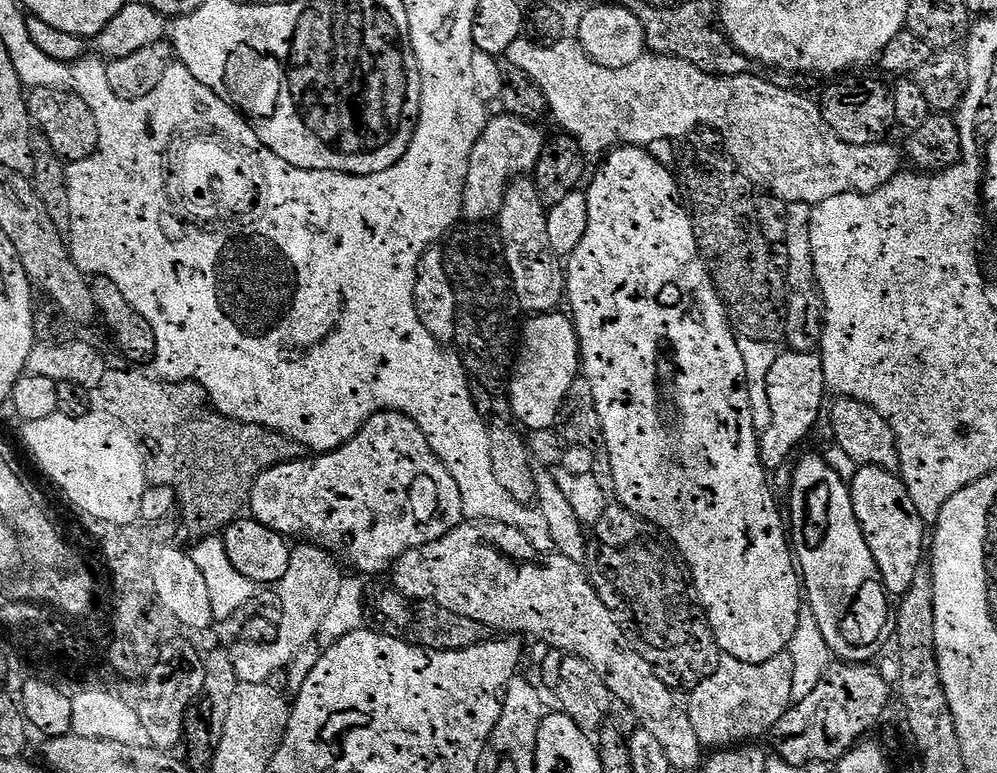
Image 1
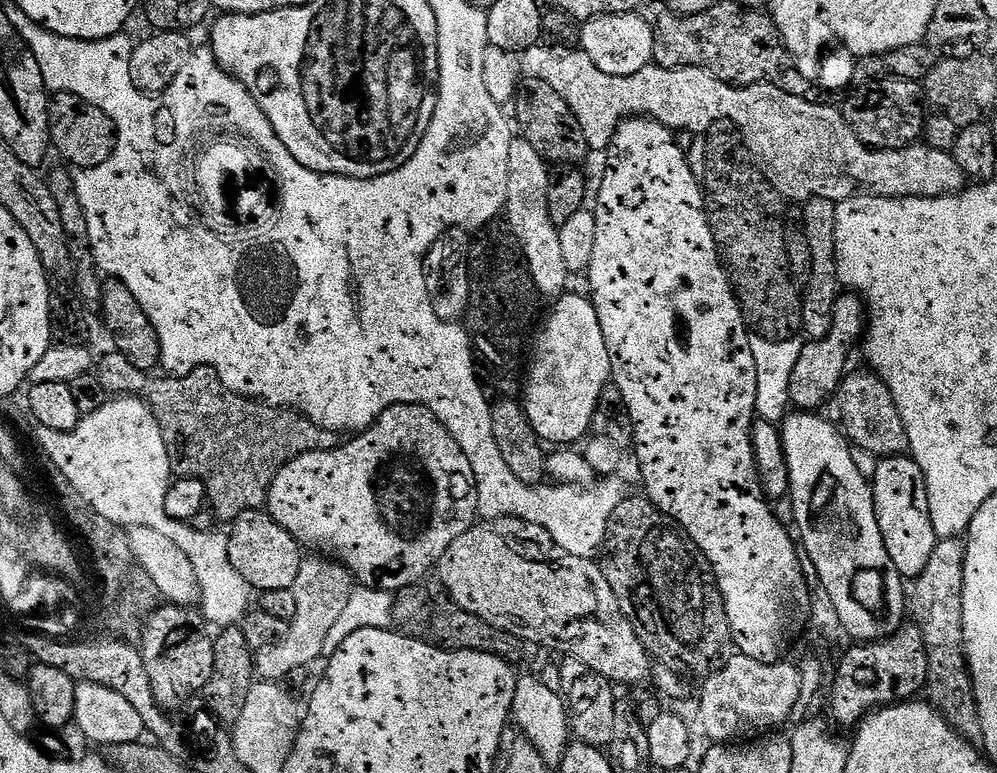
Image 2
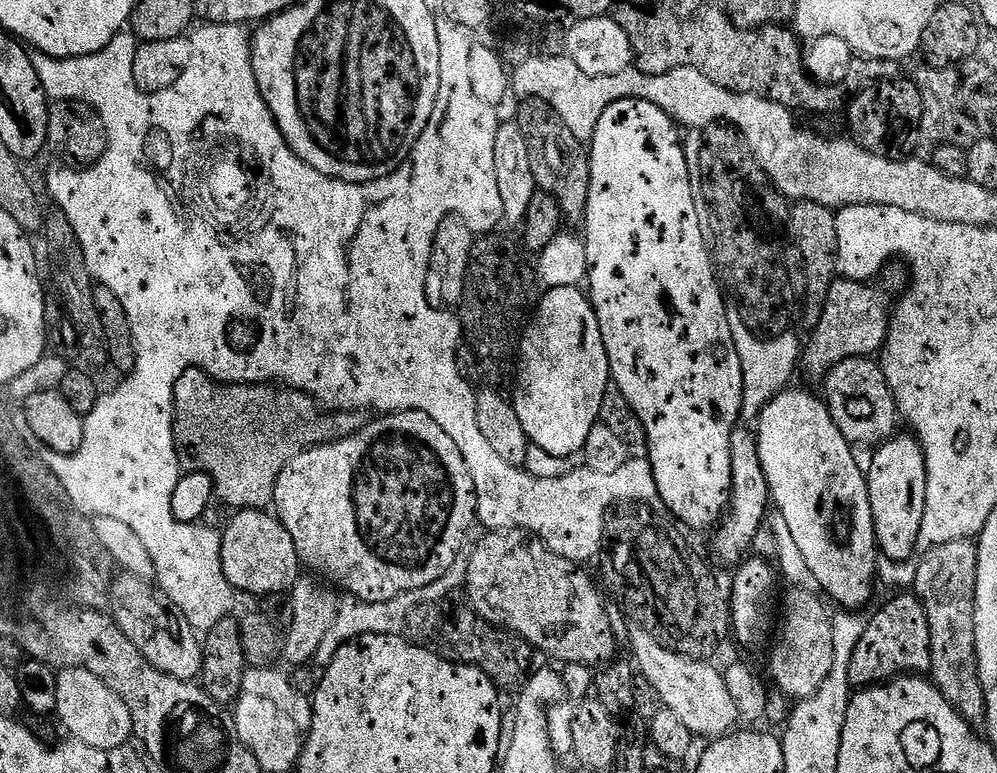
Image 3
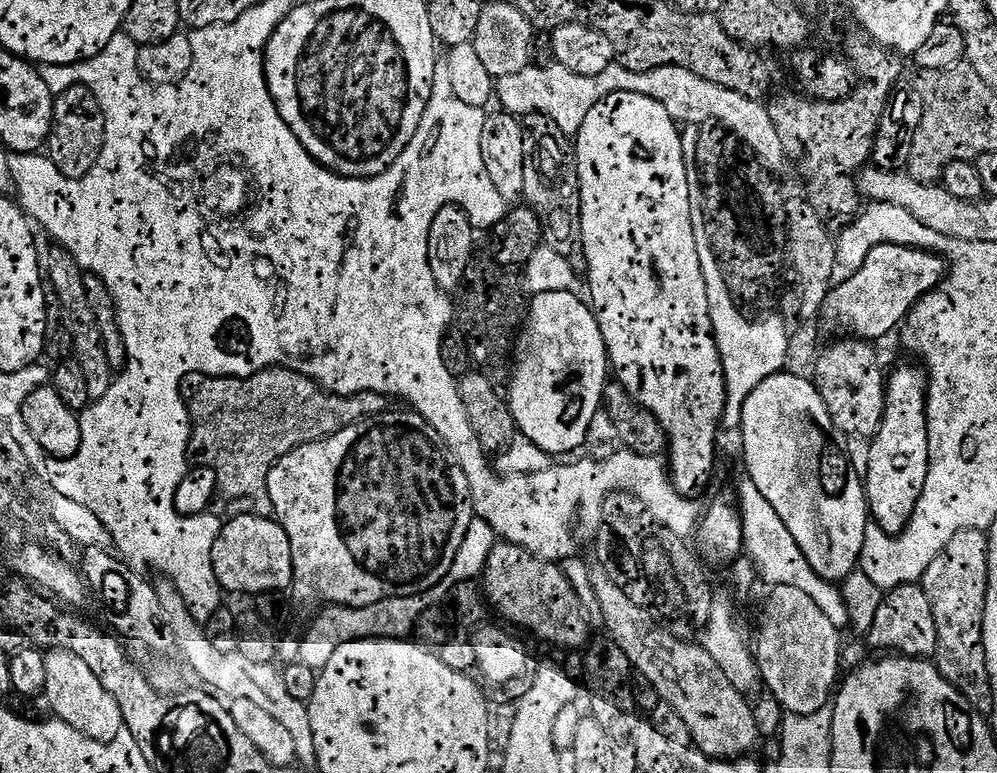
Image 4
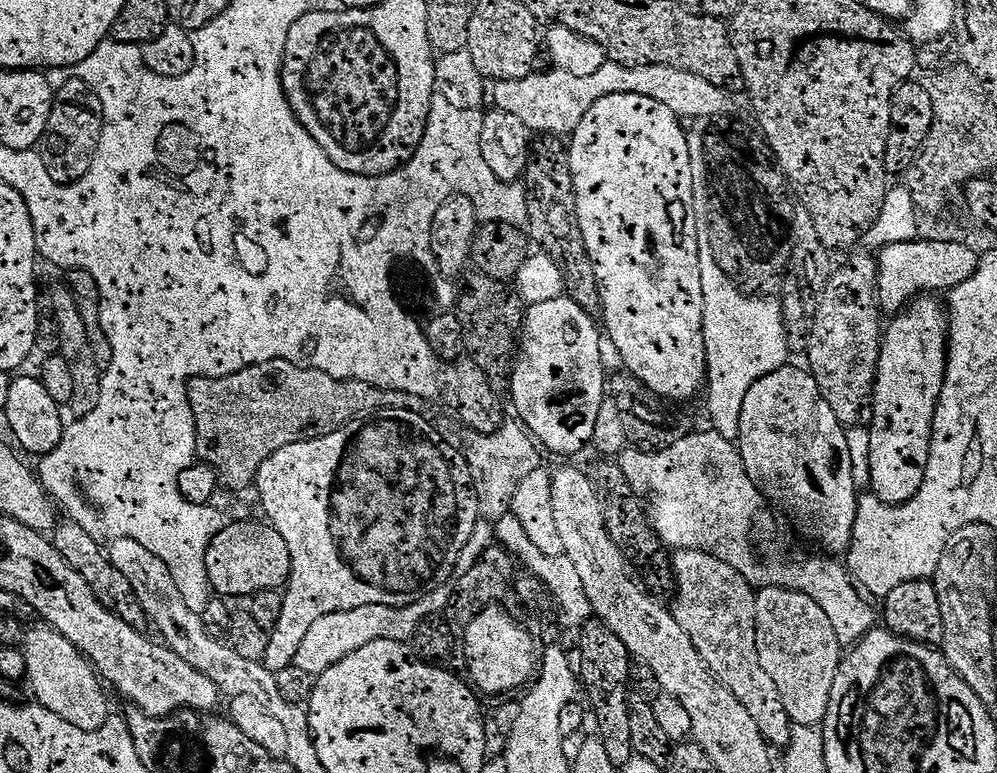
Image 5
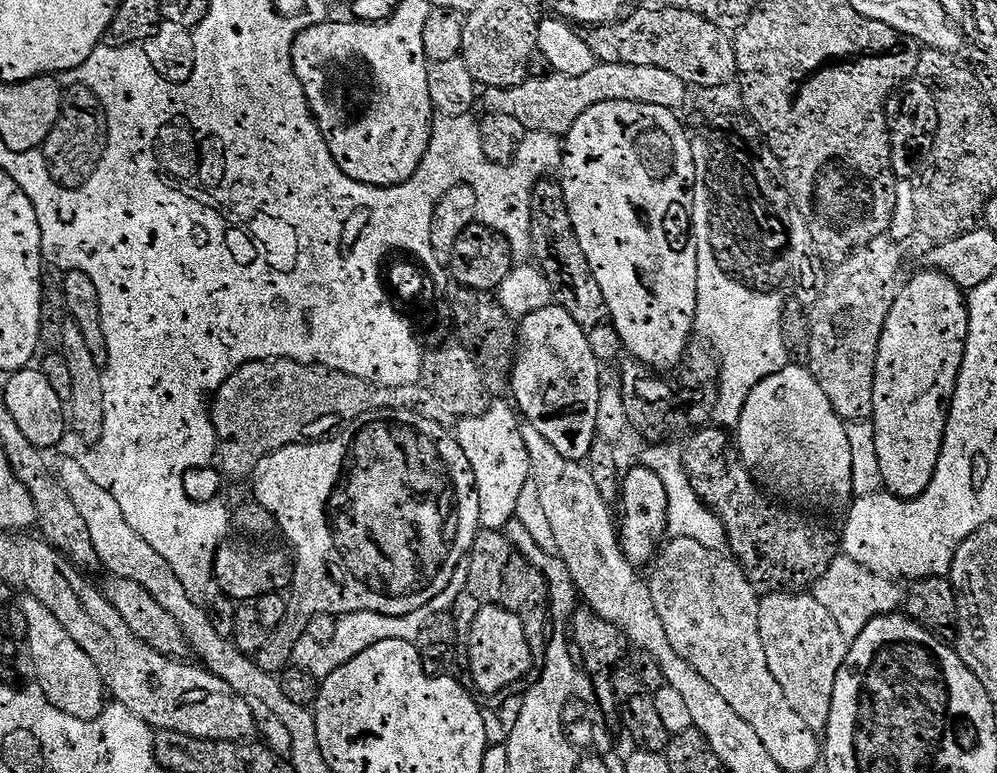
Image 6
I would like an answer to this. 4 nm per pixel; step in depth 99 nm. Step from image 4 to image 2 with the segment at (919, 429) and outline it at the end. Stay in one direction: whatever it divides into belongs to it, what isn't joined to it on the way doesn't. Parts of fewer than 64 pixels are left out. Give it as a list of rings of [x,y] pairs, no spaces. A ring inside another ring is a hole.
[[[908,454],[885,456],[873,472],[870,472],[870,493],[872,510],[882,532],[886,554],[891,566],[901,572],[901,577],[919,577],[926,570],[926,562],[930,562],[930,554],[938,543],[935,530],[928,516],[927,494],[924,487],[924,471]]]

